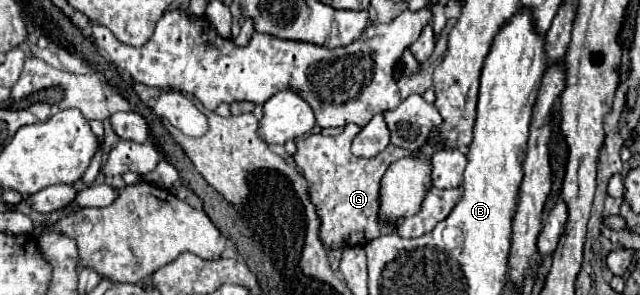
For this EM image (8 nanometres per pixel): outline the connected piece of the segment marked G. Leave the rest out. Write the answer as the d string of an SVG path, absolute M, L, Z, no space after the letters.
M348 124L338 136L312 134L304 140L296 140L298 152L294 154L294 160L308 182L308 196L320 220L318 234L328 250L364 246L366 242L396 230L396 224L380 220L380 180L396 160L418 156L412 150L388 144L386 150L374 158L358 158L350 152L350 144L360 130L362 128L356 124Z

